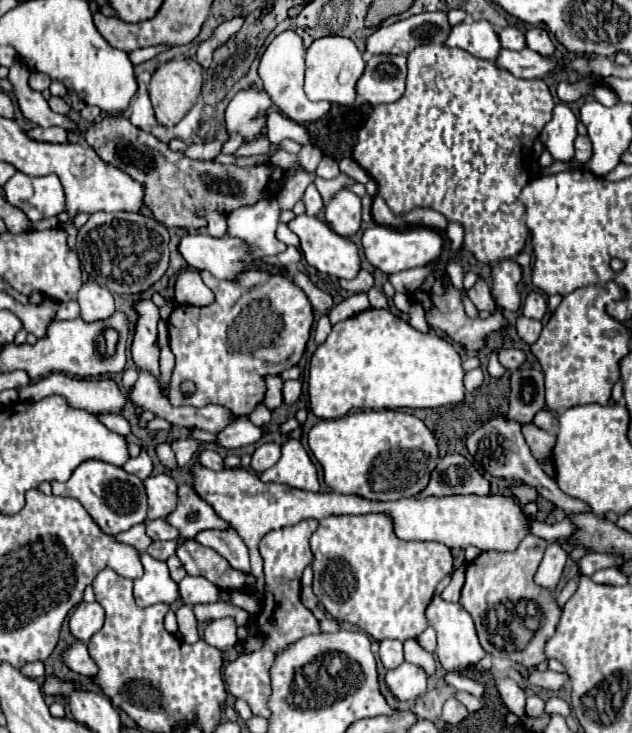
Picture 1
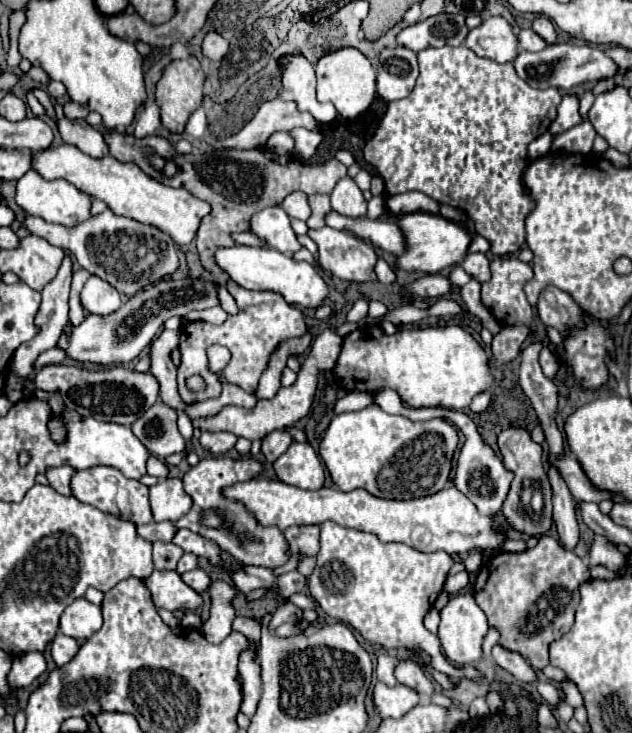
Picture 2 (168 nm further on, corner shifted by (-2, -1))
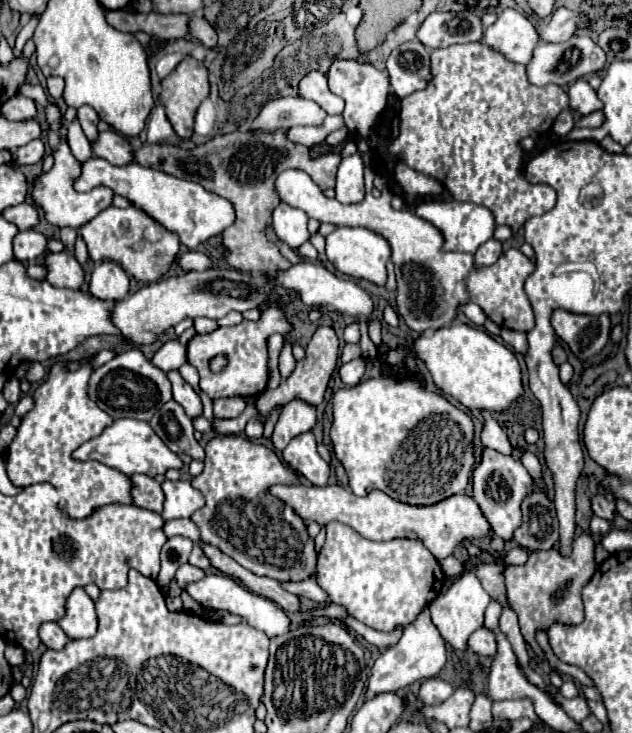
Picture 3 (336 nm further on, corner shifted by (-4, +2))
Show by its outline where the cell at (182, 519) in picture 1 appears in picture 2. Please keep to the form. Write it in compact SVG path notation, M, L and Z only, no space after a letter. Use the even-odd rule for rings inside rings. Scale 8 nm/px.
M206 457L202 459L196 467L192 467L184 475L184 489L186 493L194 499L194 505L190 513L186 513L182 519L176 521L178 527L186 527L194 533L200 533L206 539L216 541L222 549L226 549L234 559L242 561L244 565L258 565L258 567L268 567L276 569L284 565L290 559L290 545L282 533L280 527L264 527L258 523L250 511L246 511L244 503L226 499L222 495L224 487L230 487L238 481L250 481L258 479L266 473L266 467L252 459L252 457L242 457L242 459L230 459L230 457ZM242 525L242 531L240 531Z

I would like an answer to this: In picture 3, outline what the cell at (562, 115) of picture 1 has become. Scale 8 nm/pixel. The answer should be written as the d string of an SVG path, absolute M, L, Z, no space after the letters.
M576 80L568 90L568 98L570 98L568 108L580 116L598 112L602 108L602 102L598 100L596 92L590 88L590 84L586 80Z

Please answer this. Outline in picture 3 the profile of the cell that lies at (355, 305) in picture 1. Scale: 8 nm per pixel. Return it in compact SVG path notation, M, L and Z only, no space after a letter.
M320 326L310 344L306 346L306 356L302 360L296 362L296 368L294 372L282 380L282 384L276 388L276 390L264 390L260 396L258 396L258 402L256 402L256 414L262 422L266 422L272 414L274 408L282 408L286 406L288 402L300 398L302 402L308 402L310 406L318 406L322 400L324 400L324 392L326 392L326 386L328 386L328 380L336 368L336 358L338 358L338 338L334 334L334 330L330 326Z

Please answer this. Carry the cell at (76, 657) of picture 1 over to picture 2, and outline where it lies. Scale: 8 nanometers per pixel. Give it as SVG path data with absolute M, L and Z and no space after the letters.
M56 633L56 637L54 637L52 643L50 643L52 659L54 659L54 663L56 663L58 667L66 665L66 663L78 653L78 649L80 649L78 641L74 641L72 637L66 637L66 635L62 635L62 633Z

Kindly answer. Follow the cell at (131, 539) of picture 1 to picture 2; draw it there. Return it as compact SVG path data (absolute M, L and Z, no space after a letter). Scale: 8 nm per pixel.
M164 521L164 523L146 523L146 525L138 525L138 533L142 537L146 537L146 541L172 541L172 537L176 535L178 527L172 521Z

